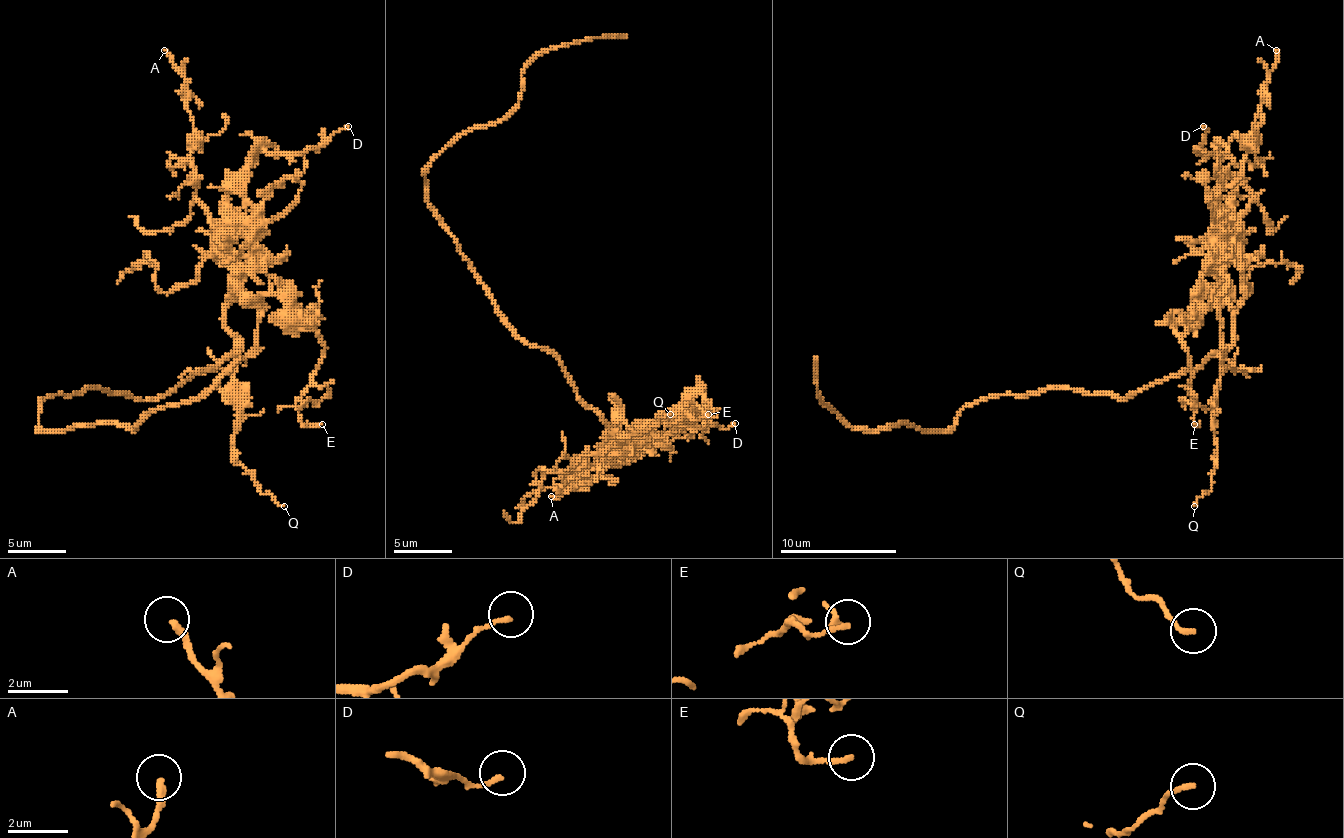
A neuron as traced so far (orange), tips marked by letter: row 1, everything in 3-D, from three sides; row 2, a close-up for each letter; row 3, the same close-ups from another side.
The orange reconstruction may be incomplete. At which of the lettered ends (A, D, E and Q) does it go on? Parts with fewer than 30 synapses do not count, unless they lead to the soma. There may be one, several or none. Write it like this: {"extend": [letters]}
{"extend": []}

